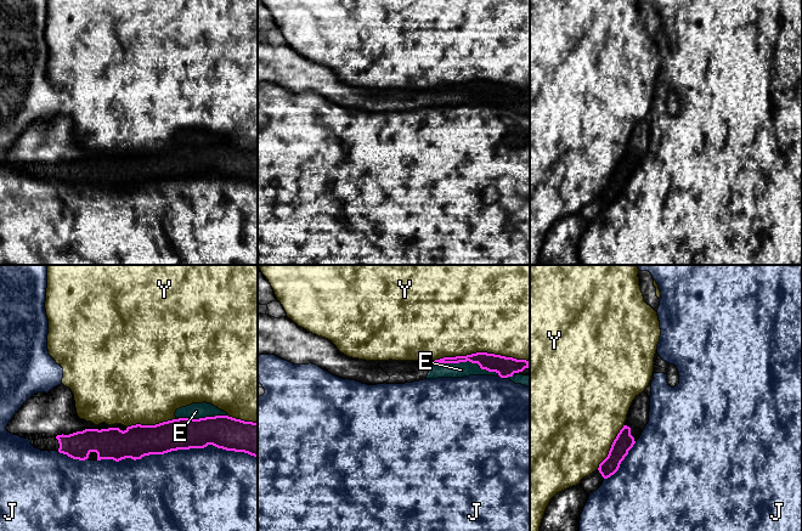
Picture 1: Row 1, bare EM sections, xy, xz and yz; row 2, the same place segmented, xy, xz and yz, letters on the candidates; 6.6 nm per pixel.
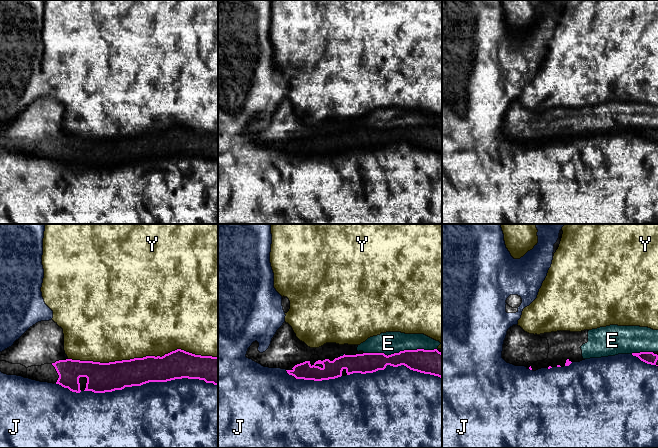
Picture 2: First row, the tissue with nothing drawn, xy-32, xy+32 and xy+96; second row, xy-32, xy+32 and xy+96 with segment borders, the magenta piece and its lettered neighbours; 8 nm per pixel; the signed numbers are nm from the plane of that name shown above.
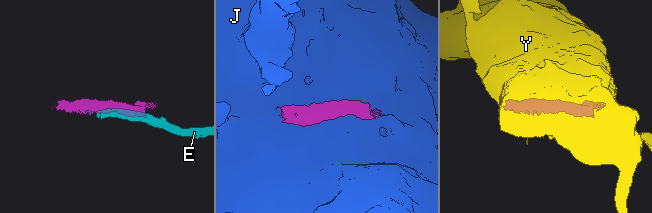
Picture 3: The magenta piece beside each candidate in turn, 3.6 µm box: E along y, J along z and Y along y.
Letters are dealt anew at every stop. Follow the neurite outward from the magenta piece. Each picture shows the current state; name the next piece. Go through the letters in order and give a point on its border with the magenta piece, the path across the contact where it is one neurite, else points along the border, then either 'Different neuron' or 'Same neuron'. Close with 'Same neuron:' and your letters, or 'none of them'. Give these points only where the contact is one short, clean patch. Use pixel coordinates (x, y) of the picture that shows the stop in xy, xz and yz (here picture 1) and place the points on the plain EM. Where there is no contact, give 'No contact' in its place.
E: Touches magenta at xz (468, 88). Different neuron
J: Touches magenta at xy (176, 178). Different neuron
Y: Touches magenta at xz (480, 80). Different neuron
Same neuron: none of them

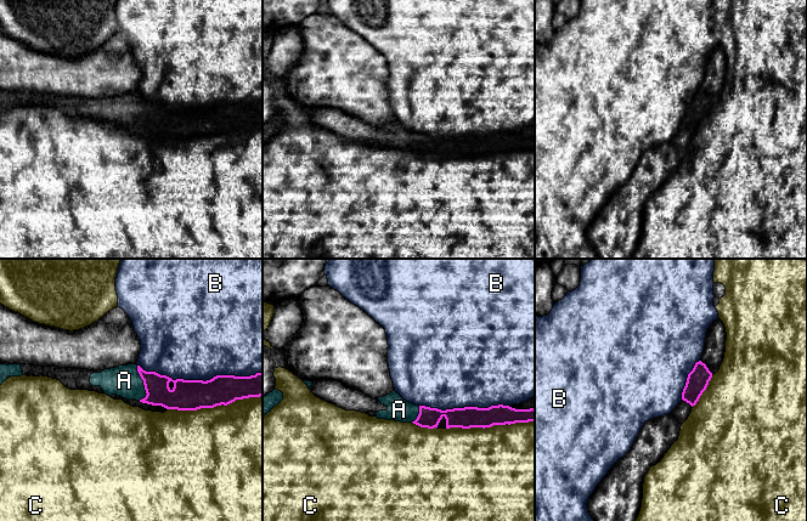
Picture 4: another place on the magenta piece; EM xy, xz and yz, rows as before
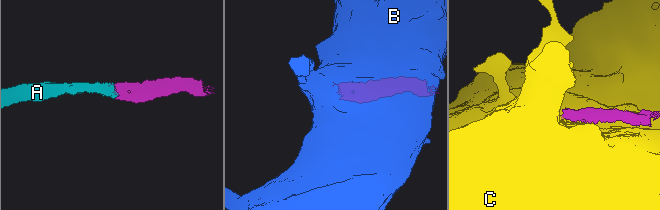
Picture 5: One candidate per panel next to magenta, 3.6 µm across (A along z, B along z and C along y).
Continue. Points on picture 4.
A: Touches magenta at xy (144, 111). Path across: xy (157, 115), (148, 115), (144, 111), (124, 108). Same neuron
B: Touches magenta at xy (199, 108). Different neuron
C: Touches magenta at xy (214, 134). Different neuron
Same neuron: A

